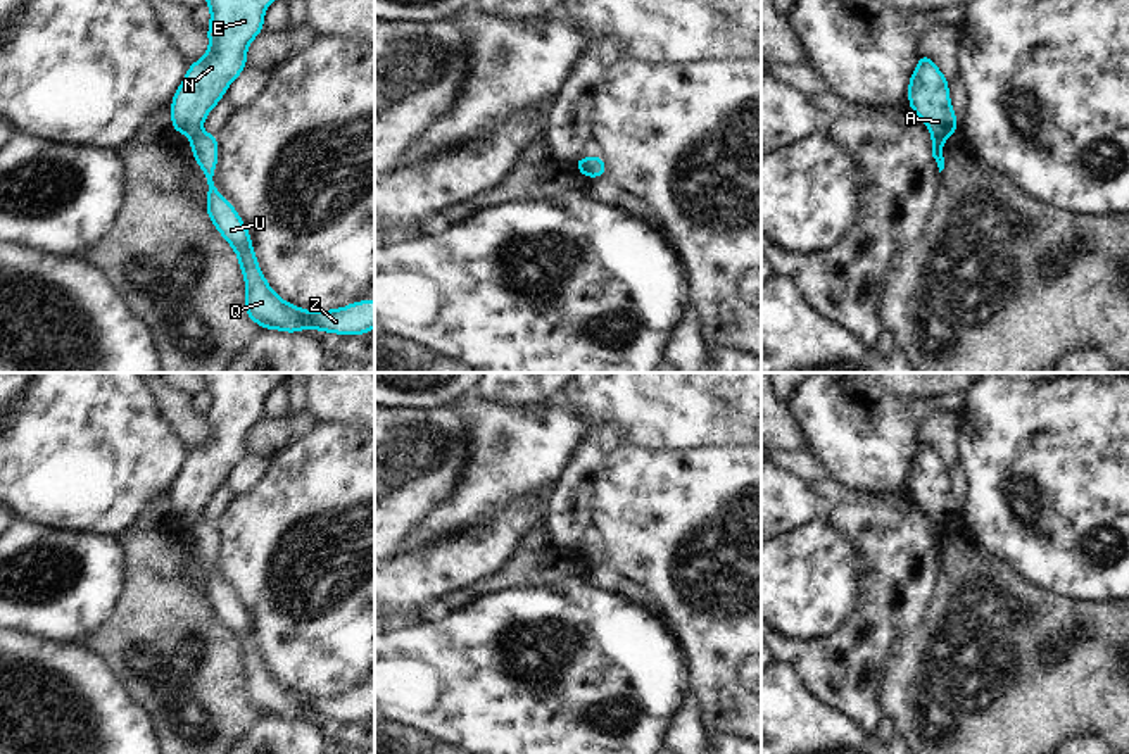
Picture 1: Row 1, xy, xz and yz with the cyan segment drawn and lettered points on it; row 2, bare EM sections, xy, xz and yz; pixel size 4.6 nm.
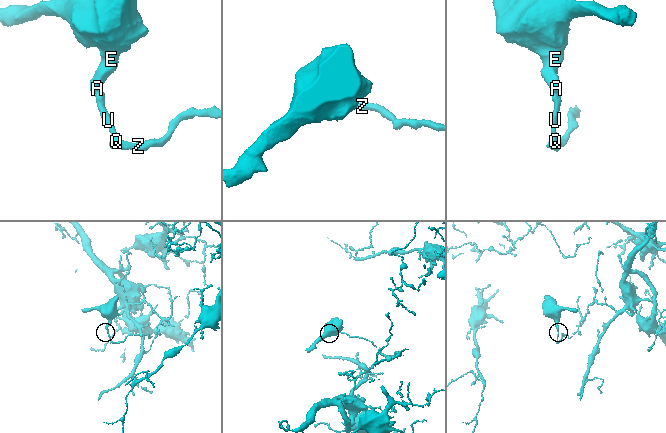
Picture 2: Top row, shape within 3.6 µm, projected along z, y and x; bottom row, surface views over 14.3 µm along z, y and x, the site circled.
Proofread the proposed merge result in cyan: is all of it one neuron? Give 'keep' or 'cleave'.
cleave

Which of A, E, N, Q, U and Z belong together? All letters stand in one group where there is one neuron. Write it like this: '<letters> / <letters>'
A E N / Q U Z

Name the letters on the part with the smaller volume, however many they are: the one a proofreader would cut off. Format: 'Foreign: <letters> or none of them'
Foreign: A, E, N.

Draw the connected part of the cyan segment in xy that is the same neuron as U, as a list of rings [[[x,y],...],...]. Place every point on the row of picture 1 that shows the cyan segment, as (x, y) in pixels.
[[[202,133],[190,140],[192,157],[200,166],[207,186],[205,214],[238,257],[238,267],[245,283],[245,316],[261,330],[299,333],[309,328],[319,333],[342,336],[364,336],[375,328],[375,300],[356,300],[345,307],[328,311],[307,311],[285,302],[268,283],[261,271],[247,224],[214,183],[219,159],[218,135]]]

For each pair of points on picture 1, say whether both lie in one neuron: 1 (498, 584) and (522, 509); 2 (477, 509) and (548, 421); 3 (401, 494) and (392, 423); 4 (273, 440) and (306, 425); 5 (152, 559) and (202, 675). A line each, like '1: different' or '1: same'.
1: different
2: same
3: same
4: same
5: same

